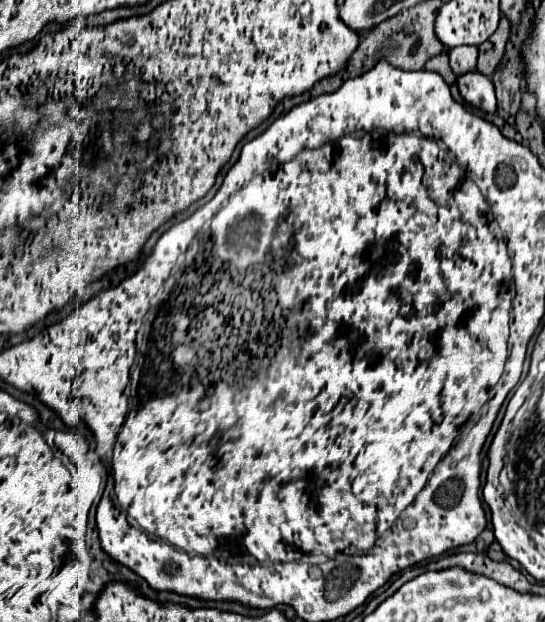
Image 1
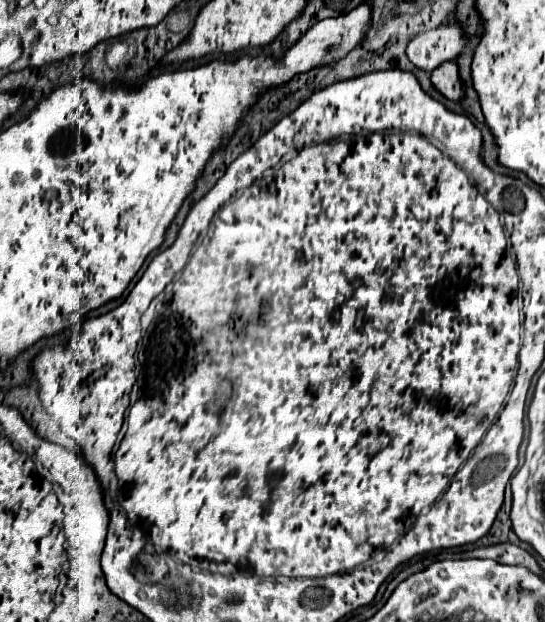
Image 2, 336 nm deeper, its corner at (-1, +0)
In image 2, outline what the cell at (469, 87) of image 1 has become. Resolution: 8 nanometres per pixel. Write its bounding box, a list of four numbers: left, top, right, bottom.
[431,62,465,102]

